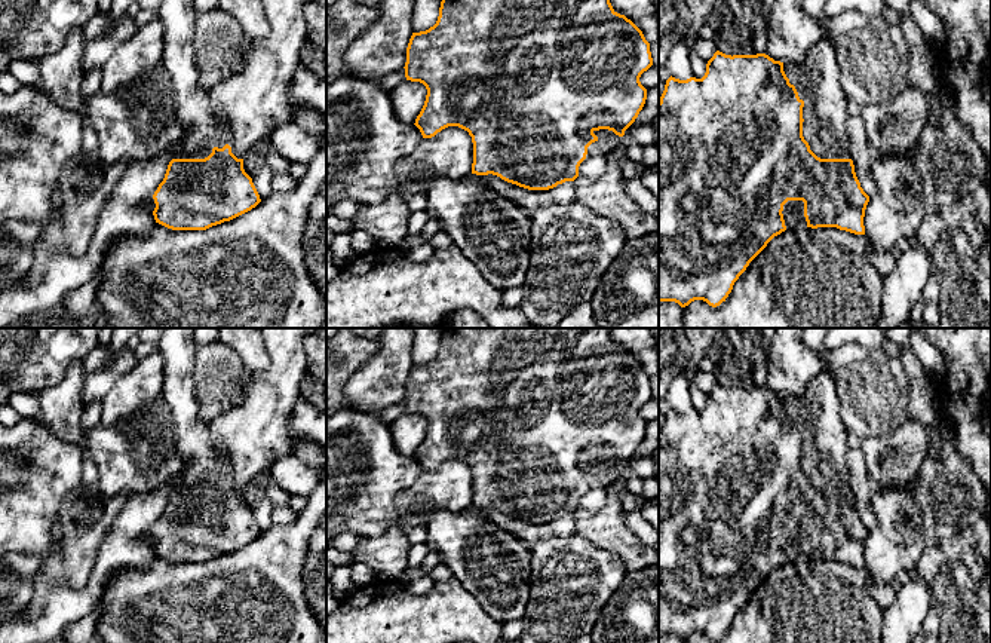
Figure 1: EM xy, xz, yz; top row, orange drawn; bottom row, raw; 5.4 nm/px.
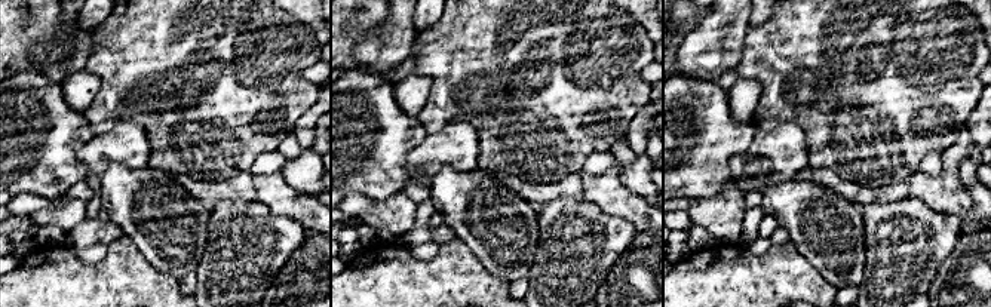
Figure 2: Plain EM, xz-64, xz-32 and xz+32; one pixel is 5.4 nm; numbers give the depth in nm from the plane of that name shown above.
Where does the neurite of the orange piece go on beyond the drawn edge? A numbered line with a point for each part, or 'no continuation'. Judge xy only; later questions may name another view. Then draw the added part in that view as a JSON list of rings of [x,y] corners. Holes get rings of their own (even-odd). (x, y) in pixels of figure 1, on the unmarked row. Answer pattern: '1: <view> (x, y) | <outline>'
1: xy (202, 464) | [[[163,328],[157,350],[165,358],[162,395],[172,410],[177,450],[184,460],[178,477],[169,481],[172,492],[205,492],[214,480],[231,478],[231,465],[224,453],[212,447],[211,422],[200,416],[196,382],[194,328]]]

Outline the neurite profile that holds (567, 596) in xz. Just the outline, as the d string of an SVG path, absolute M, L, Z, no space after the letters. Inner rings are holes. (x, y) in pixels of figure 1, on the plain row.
M579 535L530 544L531 588L524 615L521 643L573 643L590 631L607 600L629 572L620 555L601 551Z

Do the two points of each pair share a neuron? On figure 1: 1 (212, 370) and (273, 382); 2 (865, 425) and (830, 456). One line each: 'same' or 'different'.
1: different
2: different

